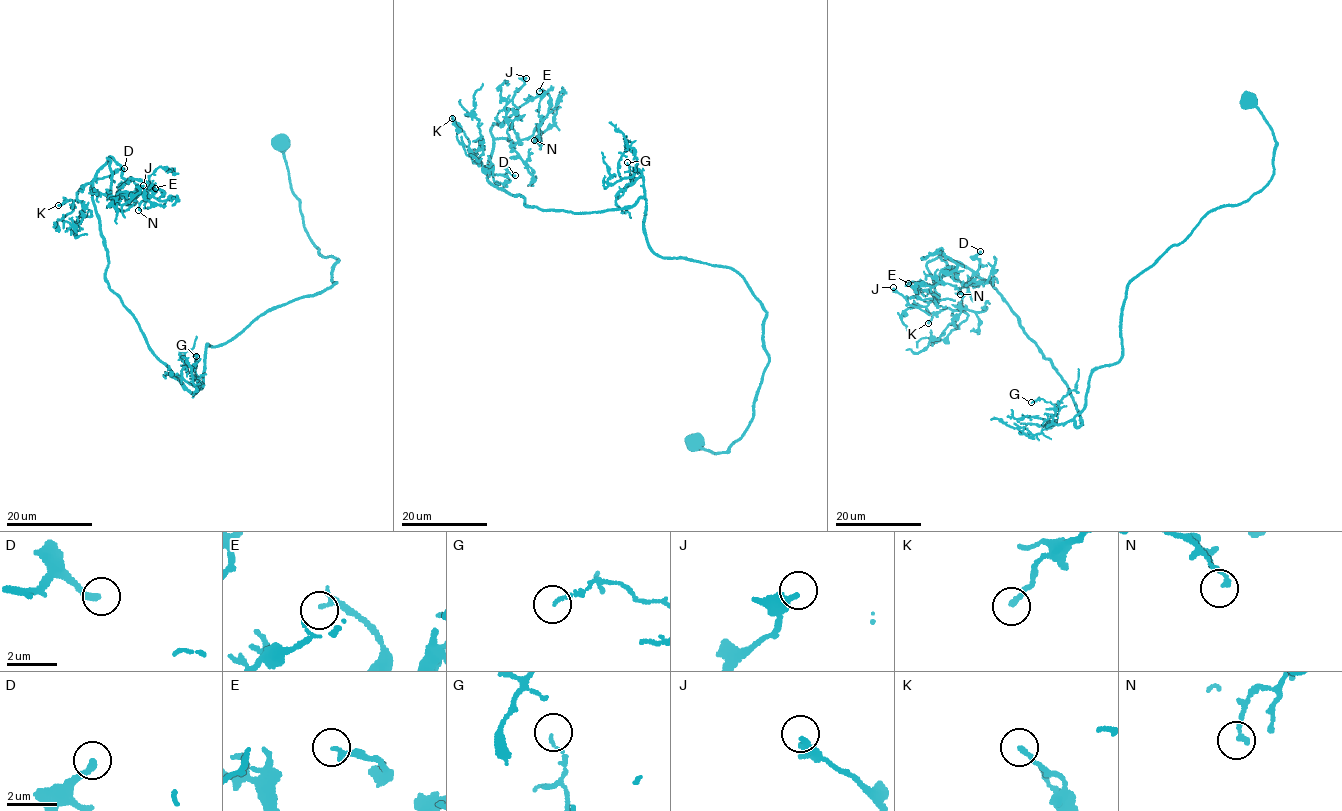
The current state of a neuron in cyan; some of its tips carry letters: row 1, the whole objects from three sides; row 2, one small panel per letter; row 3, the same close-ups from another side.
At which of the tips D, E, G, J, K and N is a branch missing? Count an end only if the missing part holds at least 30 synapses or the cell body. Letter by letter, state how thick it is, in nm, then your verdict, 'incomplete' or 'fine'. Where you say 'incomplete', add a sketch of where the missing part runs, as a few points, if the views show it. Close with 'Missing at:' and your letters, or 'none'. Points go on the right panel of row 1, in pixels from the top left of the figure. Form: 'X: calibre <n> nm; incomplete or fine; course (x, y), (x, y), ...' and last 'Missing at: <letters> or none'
D: calibre 220 nm; incomplete; course (980, 251), (990, 247), (1027, 218), (1022, 194)
E: calibre 200 nm; fine
G: calibre 110 nm; fine
J: calibre 360 nm; fine
K: calibre 190 nm; fine
N: calibre 180 nm; fine
Missing at: D

